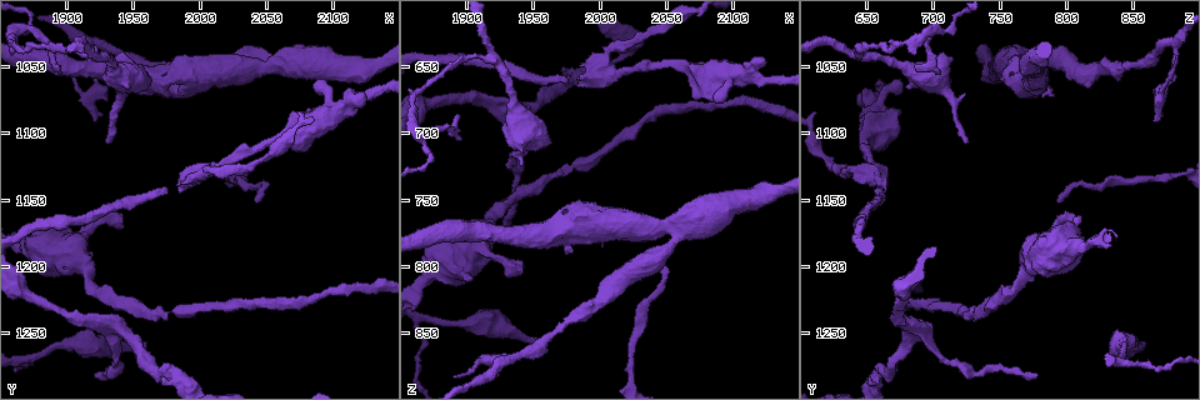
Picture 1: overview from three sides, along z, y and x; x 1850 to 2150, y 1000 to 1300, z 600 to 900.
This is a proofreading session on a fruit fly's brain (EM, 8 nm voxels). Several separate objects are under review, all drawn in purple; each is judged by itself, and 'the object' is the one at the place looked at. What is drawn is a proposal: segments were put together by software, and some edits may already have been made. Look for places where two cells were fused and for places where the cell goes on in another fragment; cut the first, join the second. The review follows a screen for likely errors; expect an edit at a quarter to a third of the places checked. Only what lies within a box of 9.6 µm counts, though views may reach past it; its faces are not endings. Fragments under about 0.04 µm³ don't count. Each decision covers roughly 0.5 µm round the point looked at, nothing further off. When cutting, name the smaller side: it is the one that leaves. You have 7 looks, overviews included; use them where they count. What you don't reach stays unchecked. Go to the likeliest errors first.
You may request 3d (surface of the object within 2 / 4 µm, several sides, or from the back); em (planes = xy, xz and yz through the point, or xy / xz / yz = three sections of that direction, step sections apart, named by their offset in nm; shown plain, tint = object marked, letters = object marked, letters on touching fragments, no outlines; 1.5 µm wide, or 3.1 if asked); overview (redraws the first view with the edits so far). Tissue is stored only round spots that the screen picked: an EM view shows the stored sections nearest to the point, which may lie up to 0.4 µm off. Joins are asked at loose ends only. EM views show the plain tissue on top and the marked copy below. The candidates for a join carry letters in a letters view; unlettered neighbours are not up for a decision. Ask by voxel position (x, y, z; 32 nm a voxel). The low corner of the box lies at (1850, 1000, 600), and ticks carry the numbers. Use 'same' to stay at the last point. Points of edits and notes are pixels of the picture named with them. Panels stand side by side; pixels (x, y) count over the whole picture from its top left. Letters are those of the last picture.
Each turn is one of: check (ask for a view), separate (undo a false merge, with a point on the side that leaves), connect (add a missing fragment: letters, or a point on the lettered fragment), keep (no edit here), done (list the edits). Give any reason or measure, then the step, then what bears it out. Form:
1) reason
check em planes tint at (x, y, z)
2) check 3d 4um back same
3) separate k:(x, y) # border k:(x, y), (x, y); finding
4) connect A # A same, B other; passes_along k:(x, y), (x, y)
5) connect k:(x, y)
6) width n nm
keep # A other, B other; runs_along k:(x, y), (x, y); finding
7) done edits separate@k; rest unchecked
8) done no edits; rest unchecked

sudden change in width
check em xz step 4 tint at (2116, 1074, 656)

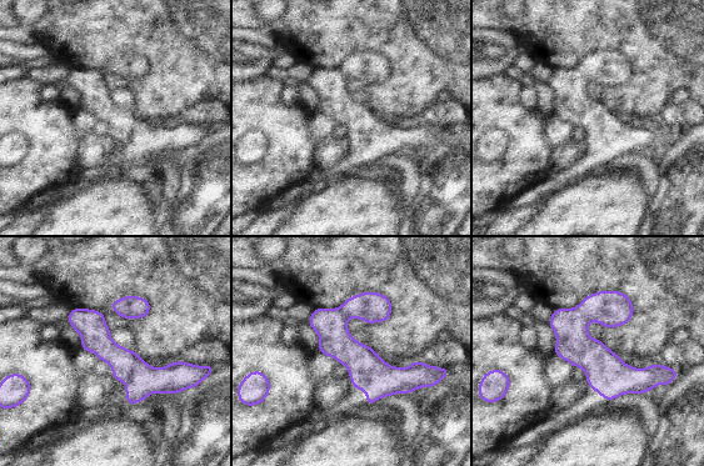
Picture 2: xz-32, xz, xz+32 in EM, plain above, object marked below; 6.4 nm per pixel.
check em planes letters same

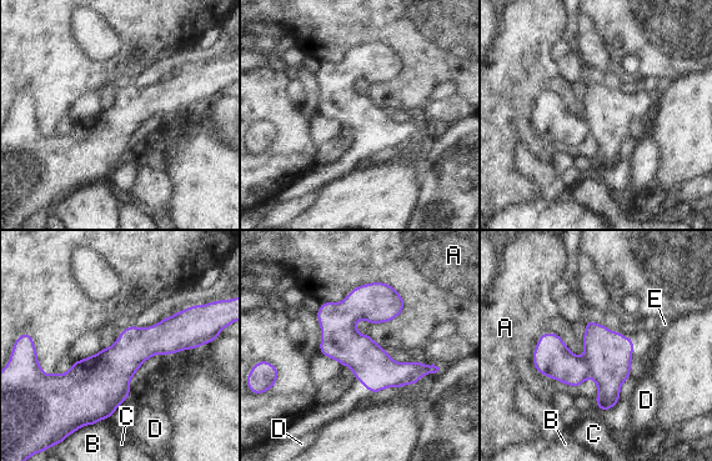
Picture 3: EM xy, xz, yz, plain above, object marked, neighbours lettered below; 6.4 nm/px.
width 260 nm; longest_contact A 550 nm
keep # A other, B other, C other, D other, E other; one cell here

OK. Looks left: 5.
branch stops here
check 3d 2um at (1924, 1090, 866)

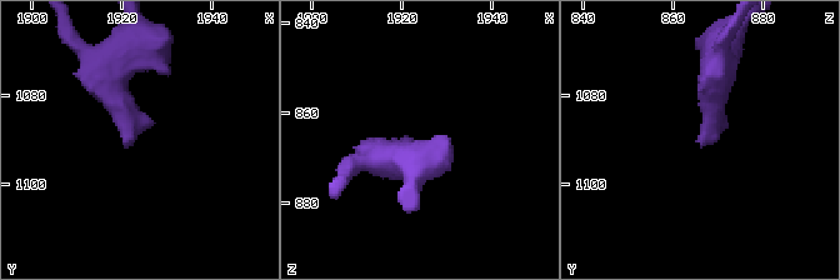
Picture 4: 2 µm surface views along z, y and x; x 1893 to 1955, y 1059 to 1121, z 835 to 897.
check em xy step 8 tint at (1922, 1091, 866)

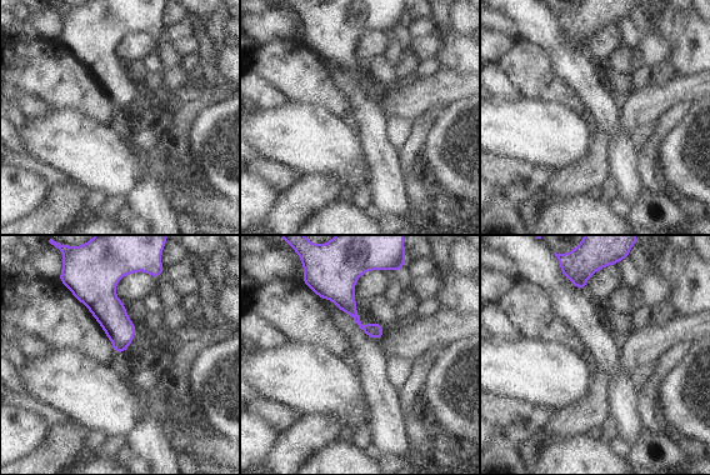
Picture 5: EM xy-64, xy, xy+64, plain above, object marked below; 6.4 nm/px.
check em planes letters same

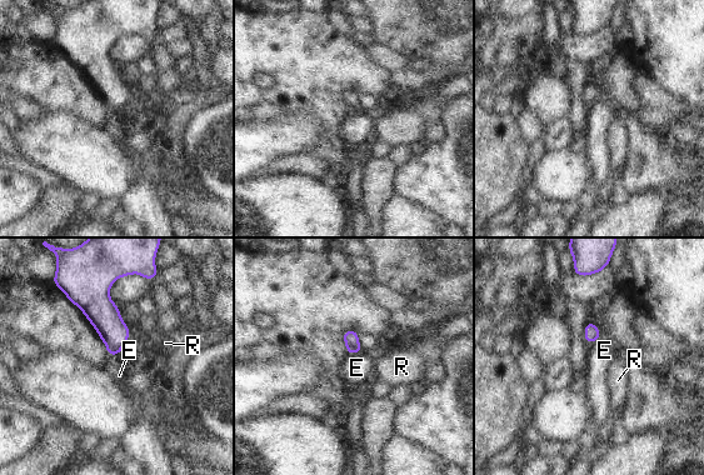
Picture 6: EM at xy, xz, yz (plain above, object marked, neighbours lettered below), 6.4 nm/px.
longest_contact E 100 nm
keep # E other, R other; border 6:(362, 351), (354, 351), (348, 355); no lettered fragment goes on from it

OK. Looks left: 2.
stops while still wide
check em xy step 4 letters at (1906, 1162, 810)

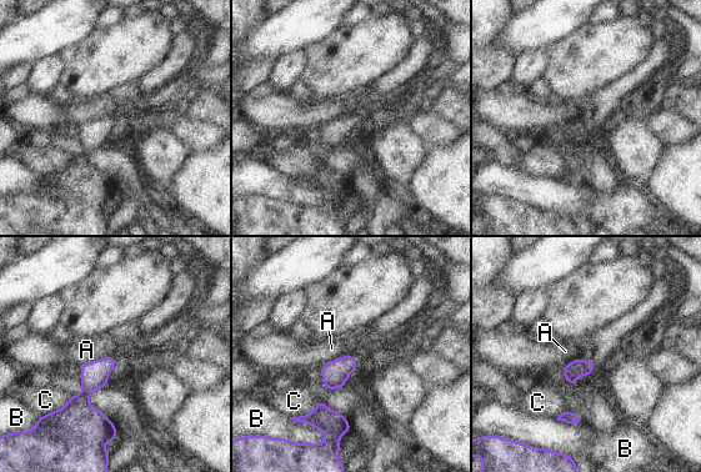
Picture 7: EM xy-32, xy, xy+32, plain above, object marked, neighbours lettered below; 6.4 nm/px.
check em planes letters same

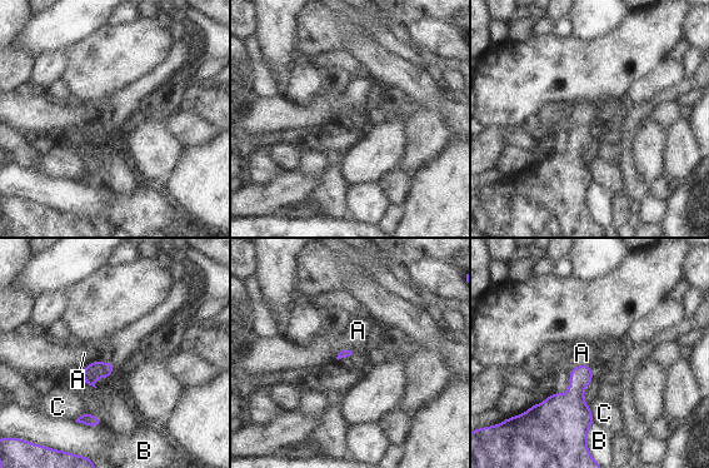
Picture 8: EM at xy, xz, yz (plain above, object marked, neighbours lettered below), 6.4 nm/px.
longest_contact B 170 nm
keep # A other, B other, C other; border 8:(355, 349), (343, 349), (335, 358); no lettered fragment goes on from it

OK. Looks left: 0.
done no edits; rest unchecked

